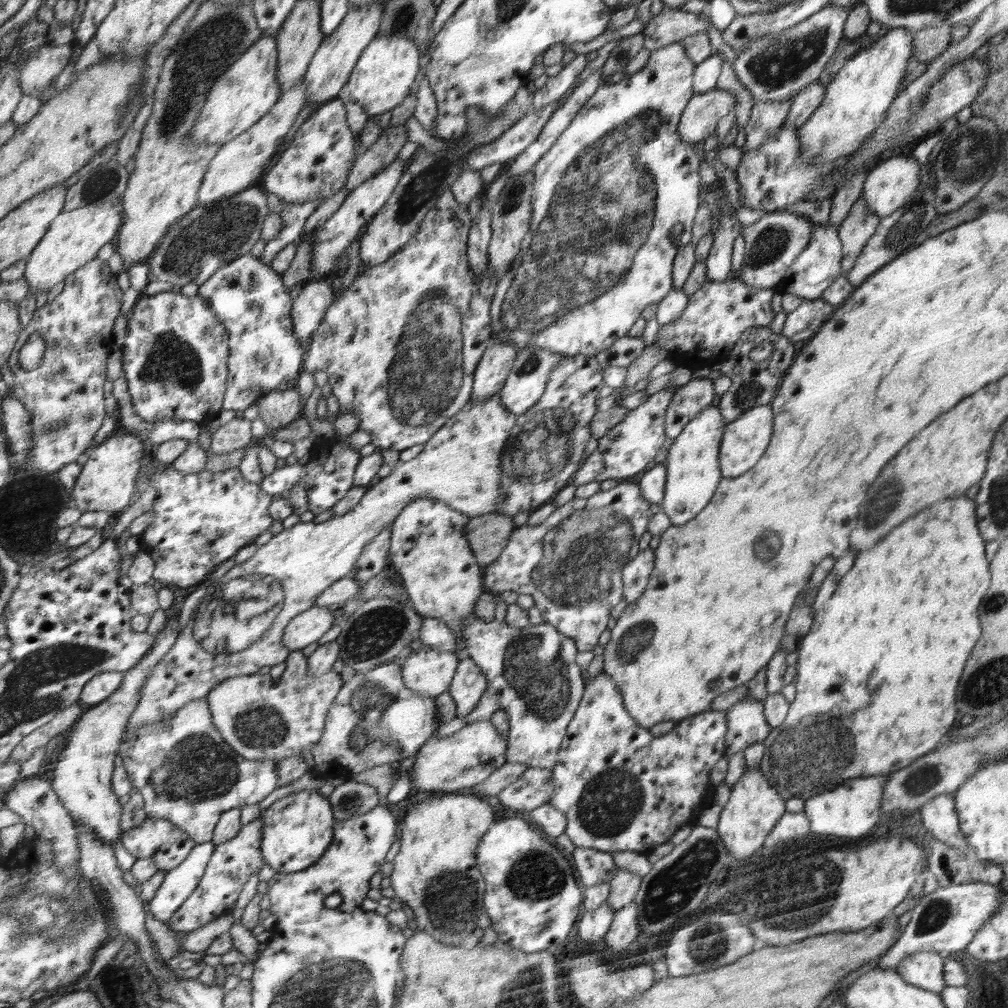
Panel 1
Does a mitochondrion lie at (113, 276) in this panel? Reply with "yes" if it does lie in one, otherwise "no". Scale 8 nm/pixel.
no

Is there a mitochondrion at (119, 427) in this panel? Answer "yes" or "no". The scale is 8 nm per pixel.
no

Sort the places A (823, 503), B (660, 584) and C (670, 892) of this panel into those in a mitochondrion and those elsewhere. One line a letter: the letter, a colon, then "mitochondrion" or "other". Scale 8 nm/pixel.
A: other
B: other
C: mitochondrion

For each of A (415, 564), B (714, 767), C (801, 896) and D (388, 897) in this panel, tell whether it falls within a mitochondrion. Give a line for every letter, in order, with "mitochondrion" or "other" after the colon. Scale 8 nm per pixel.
A: other
B: other
C: mitochondrion
D: other

